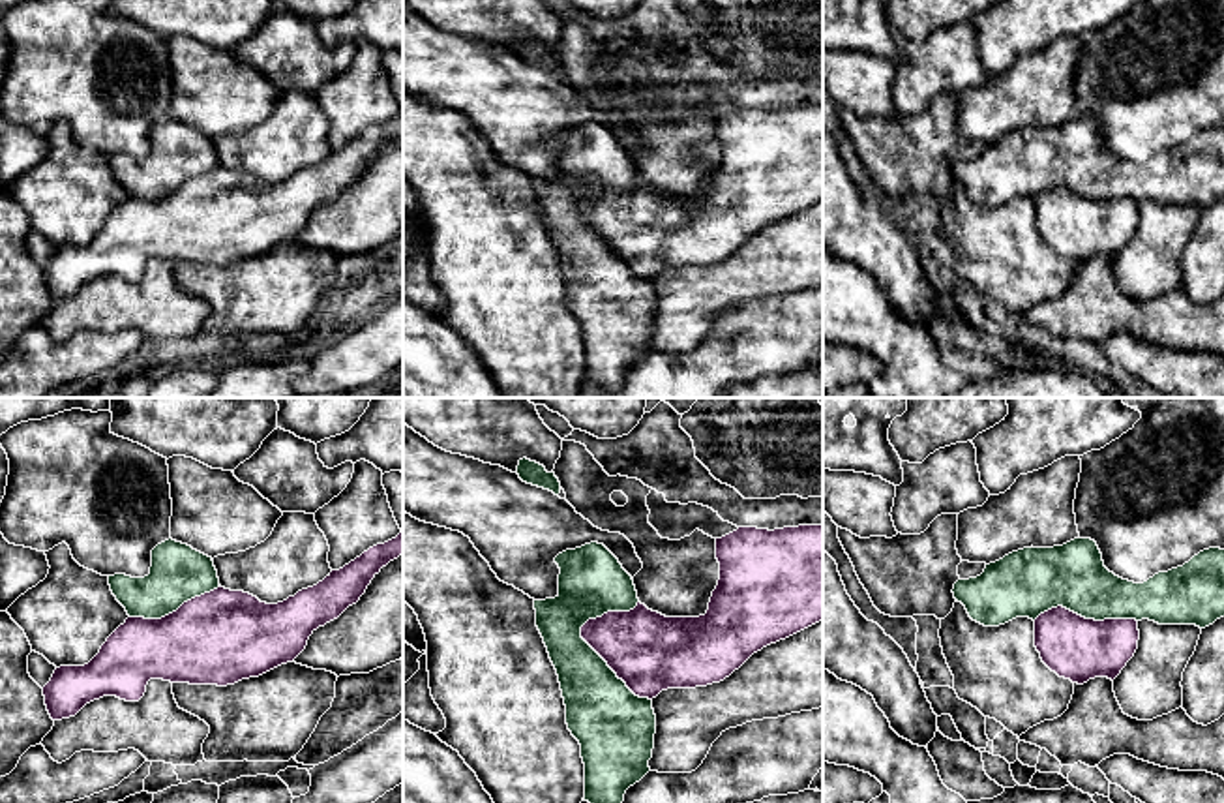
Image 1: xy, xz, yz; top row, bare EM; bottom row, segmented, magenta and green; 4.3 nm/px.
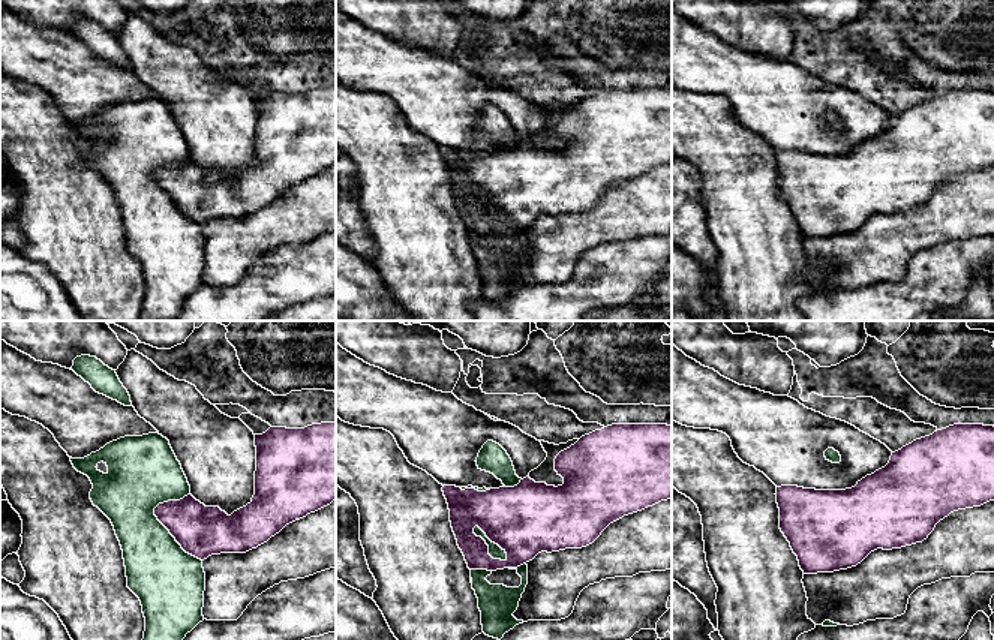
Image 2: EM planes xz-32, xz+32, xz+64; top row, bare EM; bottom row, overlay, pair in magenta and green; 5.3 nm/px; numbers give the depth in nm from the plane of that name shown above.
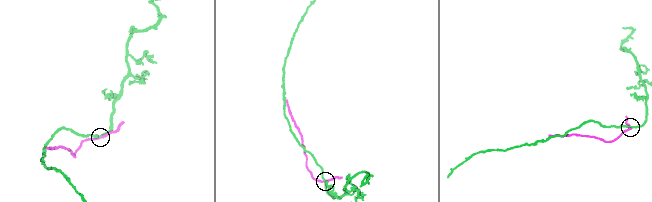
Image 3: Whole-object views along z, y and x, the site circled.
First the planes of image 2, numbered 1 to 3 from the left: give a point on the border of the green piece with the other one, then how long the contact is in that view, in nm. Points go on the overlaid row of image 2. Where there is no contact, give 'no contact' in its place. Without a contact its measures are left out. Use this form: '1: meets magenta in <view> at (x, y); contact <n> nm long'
1: meets magenta in xz-32 at (171, 534); contact 400 nm long
2: meets magenta in xz+32 at (495, 543); contact 260 nm long
3: no contact

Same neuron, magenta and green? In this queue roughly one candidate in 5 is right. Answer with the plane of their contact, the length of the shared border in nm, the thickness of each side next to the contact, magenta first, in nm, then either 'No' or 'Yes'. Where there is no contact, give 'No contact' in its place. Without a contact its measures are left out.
Touches magenta in xz. Shared border 440 nm. Thickness 340 nm (magenta) against 320 nm. No

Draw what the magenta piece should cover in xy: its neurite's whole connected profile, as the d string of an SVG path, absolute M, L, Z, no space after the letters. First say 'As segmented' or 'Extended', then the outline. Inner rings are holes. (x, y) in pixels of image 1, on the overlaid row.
As segmented. M403 533L369 548L343 568L332 570L317 585L277 604L266 604L249 593L219 585L161 619L127 617L88 664L54 670L43 687L47 711L52 720L62 720L75 717L86 704L103 696L139 702L150 679L227 687L259 677L292 662L306 649L309 636L356 604L381 568L399 555L403 555Z

